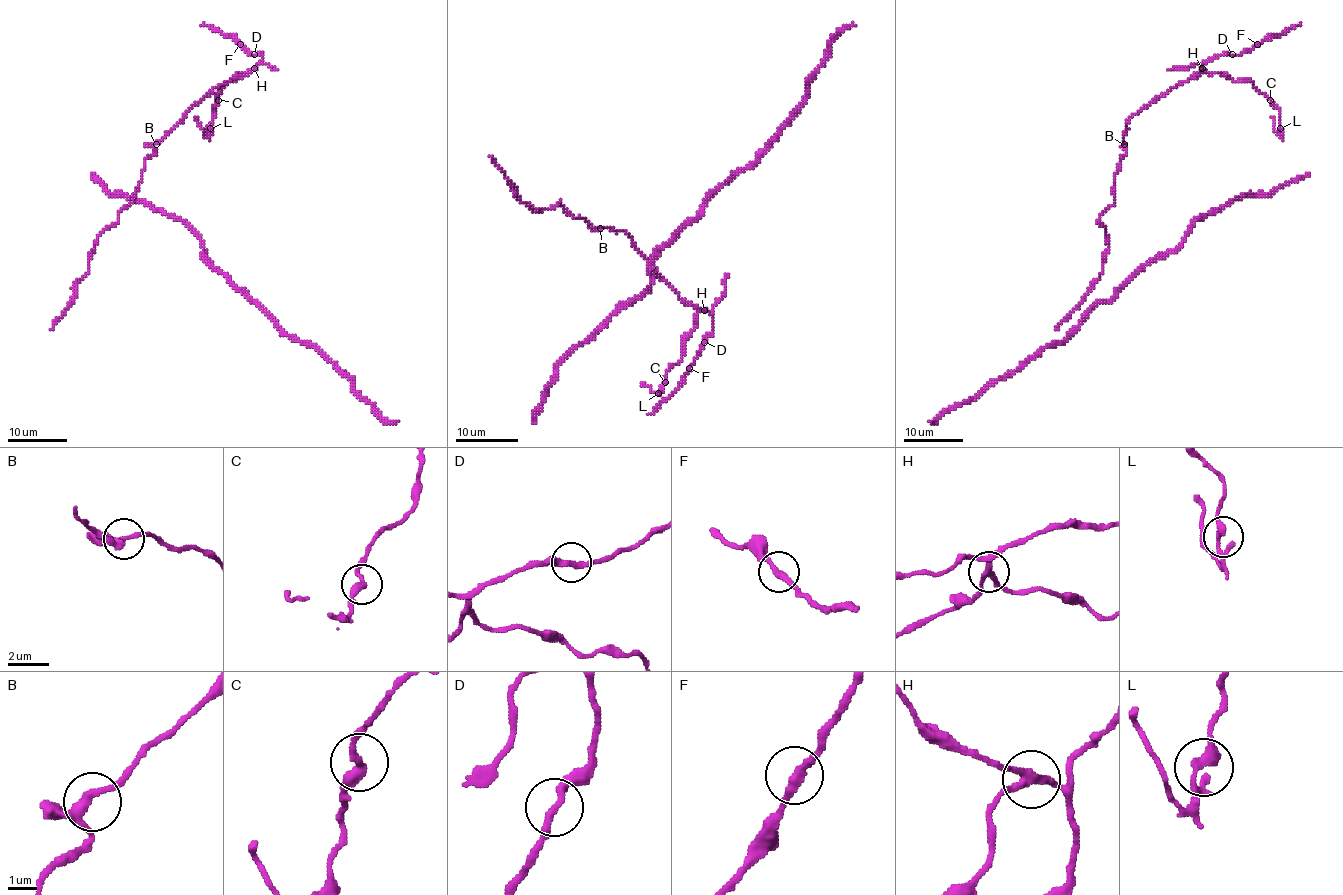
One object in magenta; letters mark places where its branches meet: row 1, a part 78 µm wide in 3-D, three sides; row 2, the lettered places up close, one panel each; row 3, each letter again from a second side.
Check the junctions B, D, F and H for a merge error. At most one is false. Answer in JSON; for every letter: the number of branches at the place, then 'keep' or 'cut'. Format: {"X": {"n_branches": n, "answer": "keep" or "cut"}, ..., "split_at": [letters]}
{"B": {"n_branches": 3, "answer": "keep"}, "D": {"n_branches": 2, "answer": "keep"}, "F": {"n_branches": 2, "answer": "keep"}, "H": {"n_branches": 3, "answer": "cut"}, "split_at": ["H"]}

